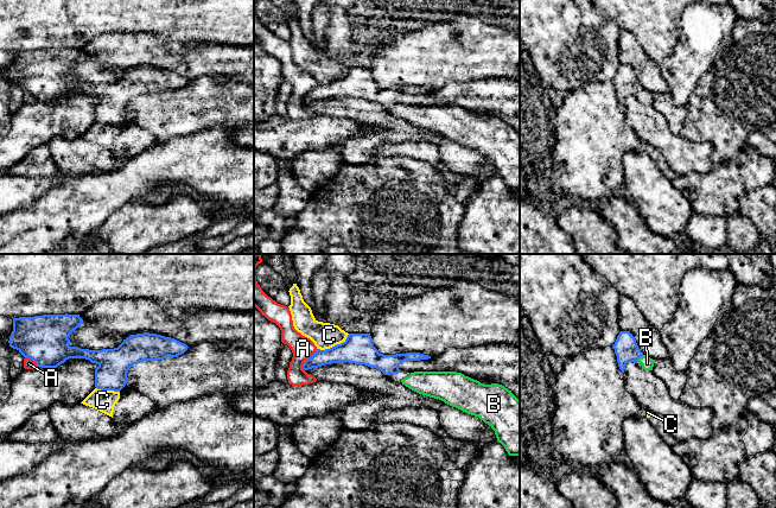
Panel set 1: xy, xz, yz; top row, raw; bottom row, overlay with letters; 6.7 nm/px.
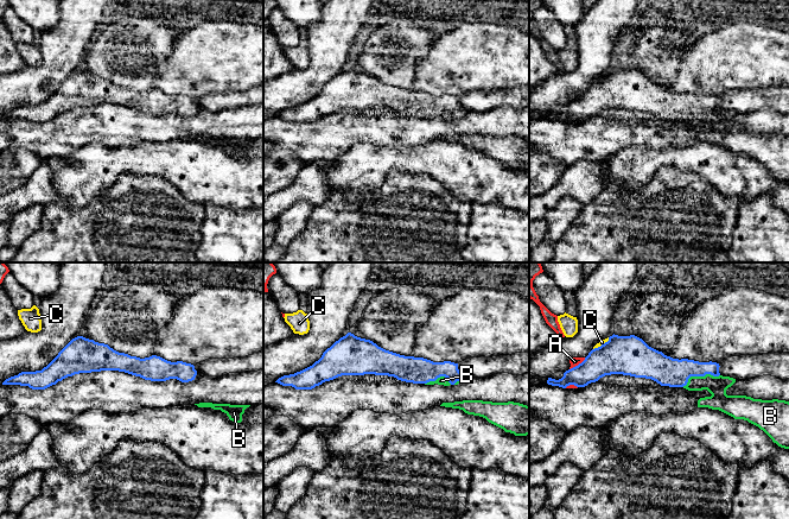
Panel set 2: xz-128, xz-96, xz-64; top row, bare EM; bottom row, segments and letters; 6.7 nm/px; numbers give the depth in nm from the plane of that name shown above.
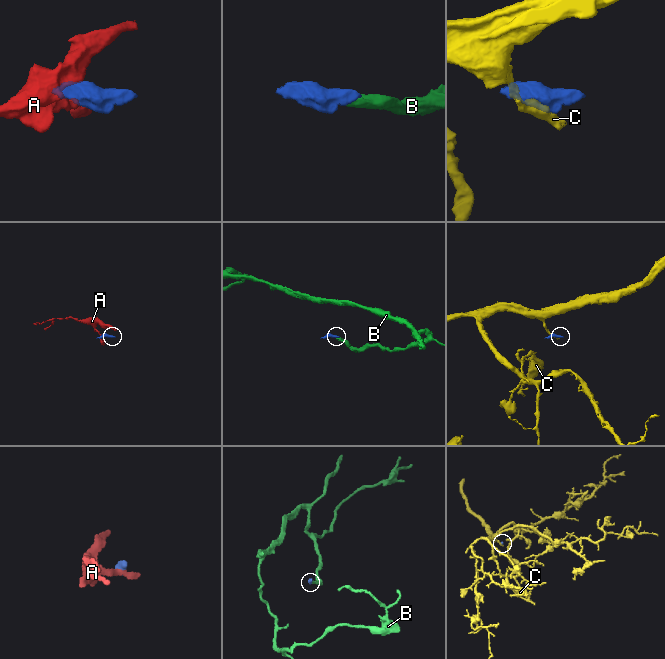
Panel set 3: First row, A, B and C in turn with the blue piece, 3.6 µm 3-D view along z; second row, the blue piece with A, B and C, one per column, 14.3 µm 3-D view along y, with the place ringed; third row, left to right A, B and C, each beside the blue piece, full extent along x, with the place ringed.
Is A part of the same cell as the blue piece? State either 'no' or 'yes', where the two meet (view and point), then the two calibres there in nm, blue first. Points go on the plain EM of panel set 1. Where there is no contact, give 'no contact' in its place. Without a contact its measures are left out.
no; contact xz (306, 94); calibres 130 and 160 nm

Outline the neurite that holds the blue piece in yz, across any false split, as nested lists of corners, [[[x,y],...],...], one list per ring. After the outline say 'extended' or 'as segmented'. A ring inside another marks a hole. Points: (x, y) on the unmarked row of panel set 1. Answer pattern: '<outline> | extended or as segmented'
[[[621,65],[612,80],[618,101],[624,107],[628,96],[641,97],[642,103],[653,104],[655,94],[645,90],[638,82],[635,71],[629,65]]] | extended

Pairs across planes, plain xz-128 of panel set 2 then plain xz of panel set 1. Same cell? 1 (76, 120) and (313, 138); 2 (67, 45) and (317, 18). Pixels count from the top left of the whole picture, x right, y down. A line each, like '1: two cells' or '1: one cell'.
1: one cell
2: one cell

